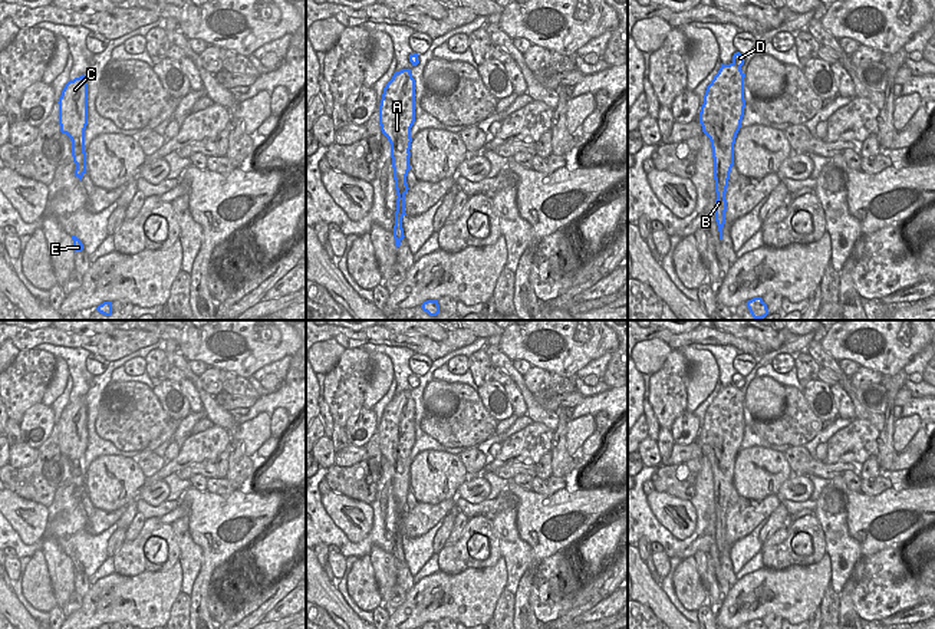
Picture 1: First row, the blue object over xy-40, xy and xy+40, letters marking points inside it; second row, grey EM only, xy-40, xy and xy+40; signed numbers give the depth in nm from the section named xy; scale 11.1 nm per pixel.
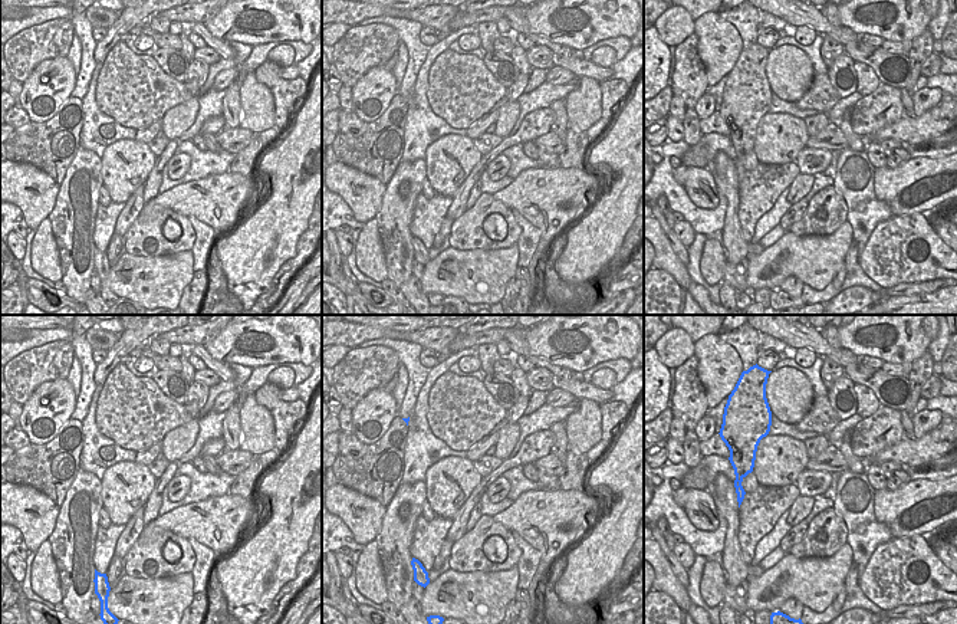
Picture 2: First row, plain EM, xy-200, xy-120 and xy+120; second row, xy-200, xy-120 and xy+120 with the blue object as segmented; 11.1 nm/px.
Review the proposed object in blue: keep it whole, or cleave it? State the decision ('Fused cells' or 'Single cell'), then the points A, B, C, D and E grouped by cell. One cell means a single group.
Single cell. Groups: A B C D E.

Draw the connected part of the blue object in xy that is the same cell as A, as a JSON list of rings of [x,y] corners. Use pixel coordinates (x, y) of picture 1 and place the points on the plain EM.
[[[411,391],[395,393],[383,409],[379,427],[379,447],[391,465],[391,480],[396,511],[394,560],[396,570],[404,562],[402,540],[405,536],[406,497],[411,491],[411,449],[415,444],[415,401]]]

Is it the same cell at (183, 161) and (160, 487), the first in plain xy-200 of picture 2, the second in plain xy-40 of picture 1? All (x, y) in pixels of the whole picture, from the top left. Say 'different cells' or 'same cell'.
same cell

